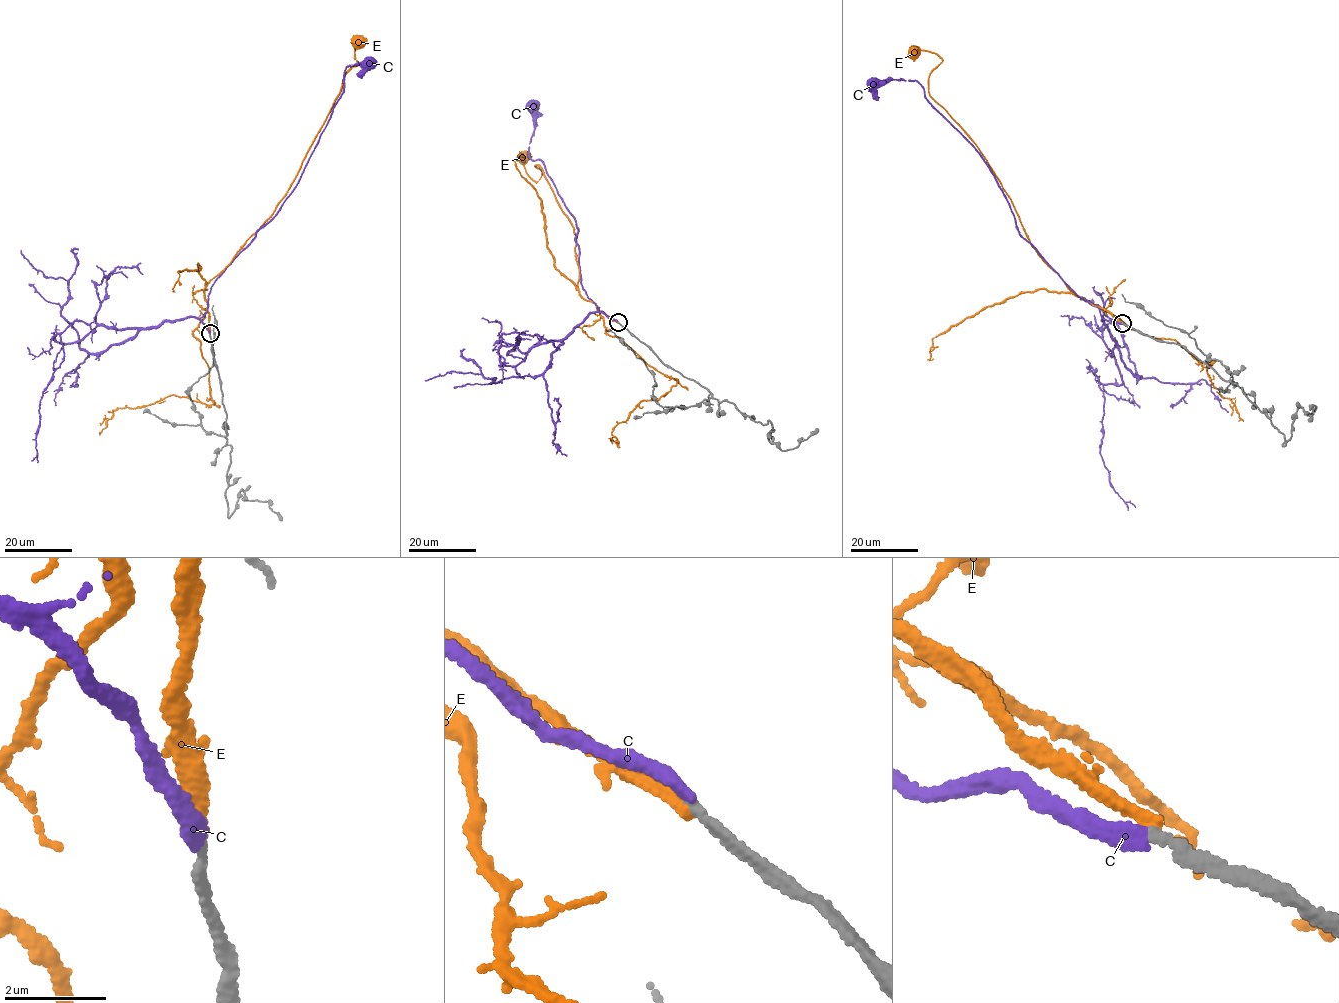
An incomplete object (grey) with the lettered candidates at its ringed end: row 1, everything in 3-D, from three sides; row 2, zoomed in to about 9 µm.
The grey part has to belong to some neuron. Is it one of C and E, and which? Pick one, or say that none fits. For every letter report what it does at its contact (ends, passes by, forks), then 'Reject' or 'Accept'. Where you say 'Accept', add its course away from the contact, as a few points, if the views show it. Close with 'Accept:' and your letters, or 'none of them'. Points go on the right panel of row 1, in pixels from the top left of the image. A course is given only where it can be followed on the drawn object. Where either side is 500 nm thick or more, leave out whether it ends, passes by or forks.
C: It ends there. Accept. Its course: (1121, 323), (1102, 318), (1098, 307), (1070, 289), (1019, 236), (1001, 189), (918, 82), (887, 78), (871, 83)
E: It ends there. Reject
Accept: C

